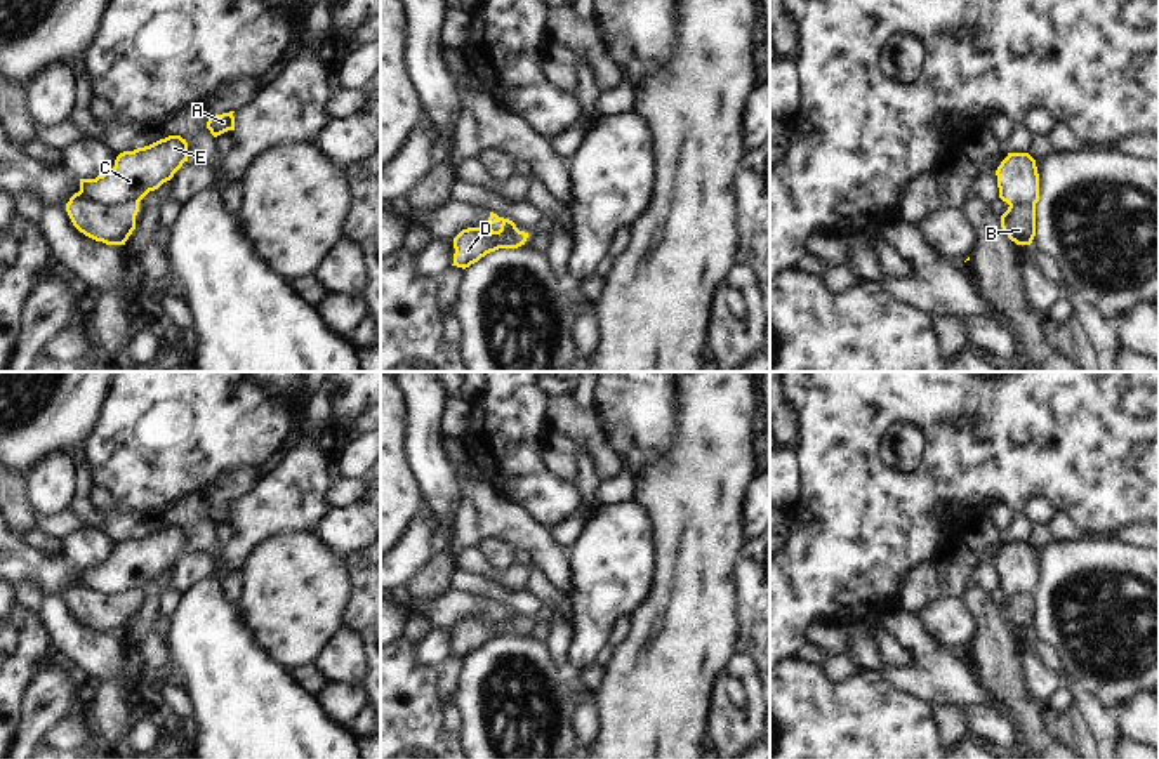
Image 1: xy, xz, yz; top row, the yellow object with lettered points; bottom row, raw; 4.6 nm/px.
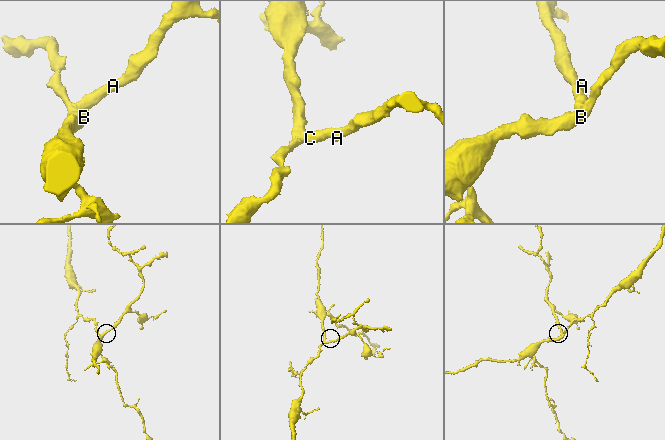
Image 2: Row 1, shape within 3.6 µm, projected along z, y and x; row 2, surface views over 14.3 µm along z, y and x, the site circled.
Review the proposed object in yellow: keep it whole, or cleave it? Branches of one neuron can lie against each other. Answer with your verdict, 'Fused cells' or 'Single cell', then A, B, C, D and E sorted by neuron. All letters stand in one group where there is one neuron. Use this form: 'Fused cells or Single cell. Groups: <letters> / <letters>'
Fused cells. Groups: A C E / B D.

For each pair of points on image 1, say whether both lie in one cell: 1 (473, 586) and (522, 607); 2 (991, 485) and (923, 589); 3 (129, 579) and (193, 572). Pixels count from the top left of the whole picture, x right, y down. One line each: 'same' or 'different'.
1: same
2: different
3: different

